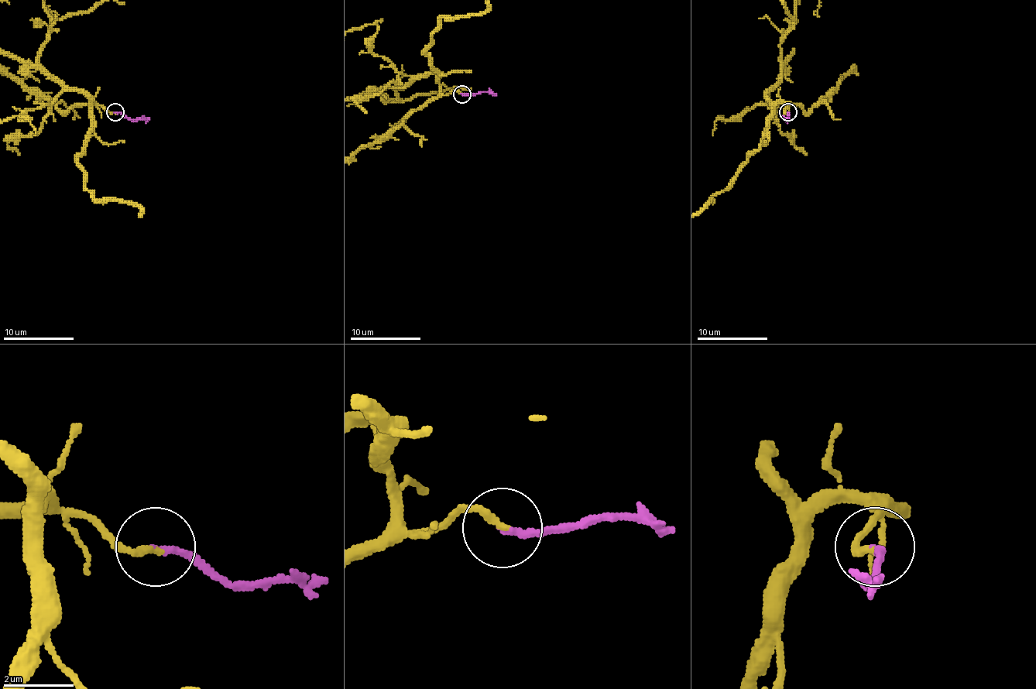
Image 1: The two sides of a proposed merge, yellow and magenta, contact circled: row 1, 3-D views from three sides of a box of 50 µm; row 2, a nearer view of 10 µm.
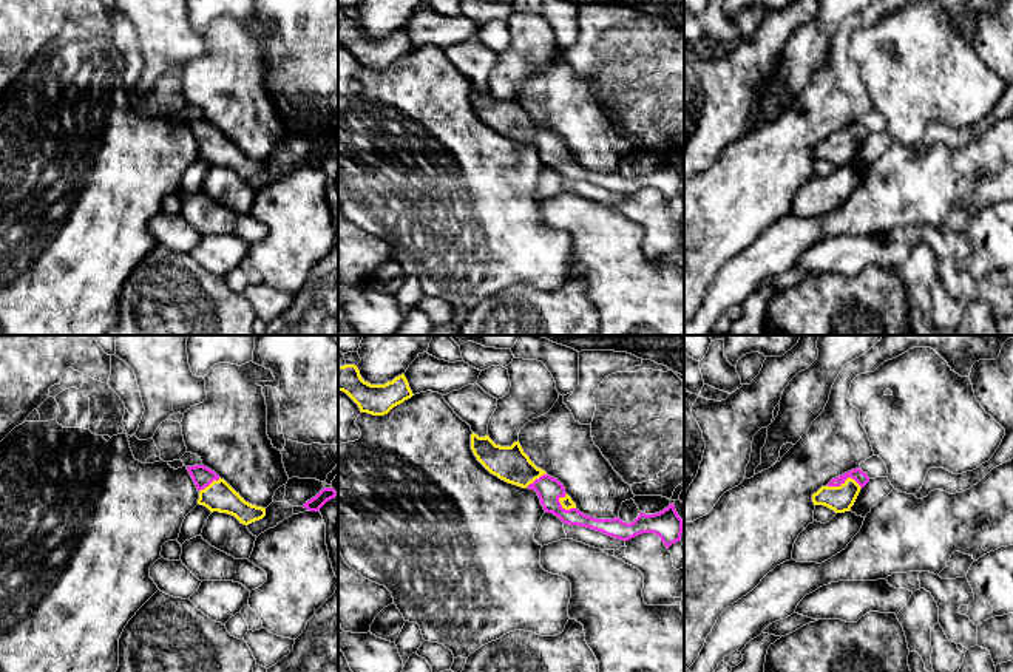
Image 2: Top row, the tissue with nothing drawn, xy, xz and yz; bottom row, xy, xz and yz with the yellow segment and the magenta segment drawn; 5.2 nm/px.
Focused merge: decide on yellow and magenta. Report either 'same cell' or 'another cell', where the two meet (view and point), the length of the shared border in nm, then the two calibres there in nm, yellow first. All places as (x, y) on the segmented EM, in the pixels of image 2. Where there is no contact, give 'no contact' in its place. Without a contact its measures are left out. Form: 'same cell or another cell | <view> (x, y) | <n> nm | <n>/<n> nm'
same cell | yz (845, 481) | 180 nm | 140/70 nm

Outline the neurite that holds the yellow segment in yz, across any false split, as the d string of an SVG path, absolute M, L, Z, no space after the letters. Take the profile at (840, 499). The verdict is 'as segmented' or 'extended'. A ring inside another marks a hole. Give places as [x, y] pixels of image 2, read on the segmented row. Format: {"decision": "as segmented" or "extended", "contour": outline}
{"decision": "extended", "contour": "M860 468L851 470L812 494L814 505L825 505L835 513L849 511L860 490L869 482Z"}

